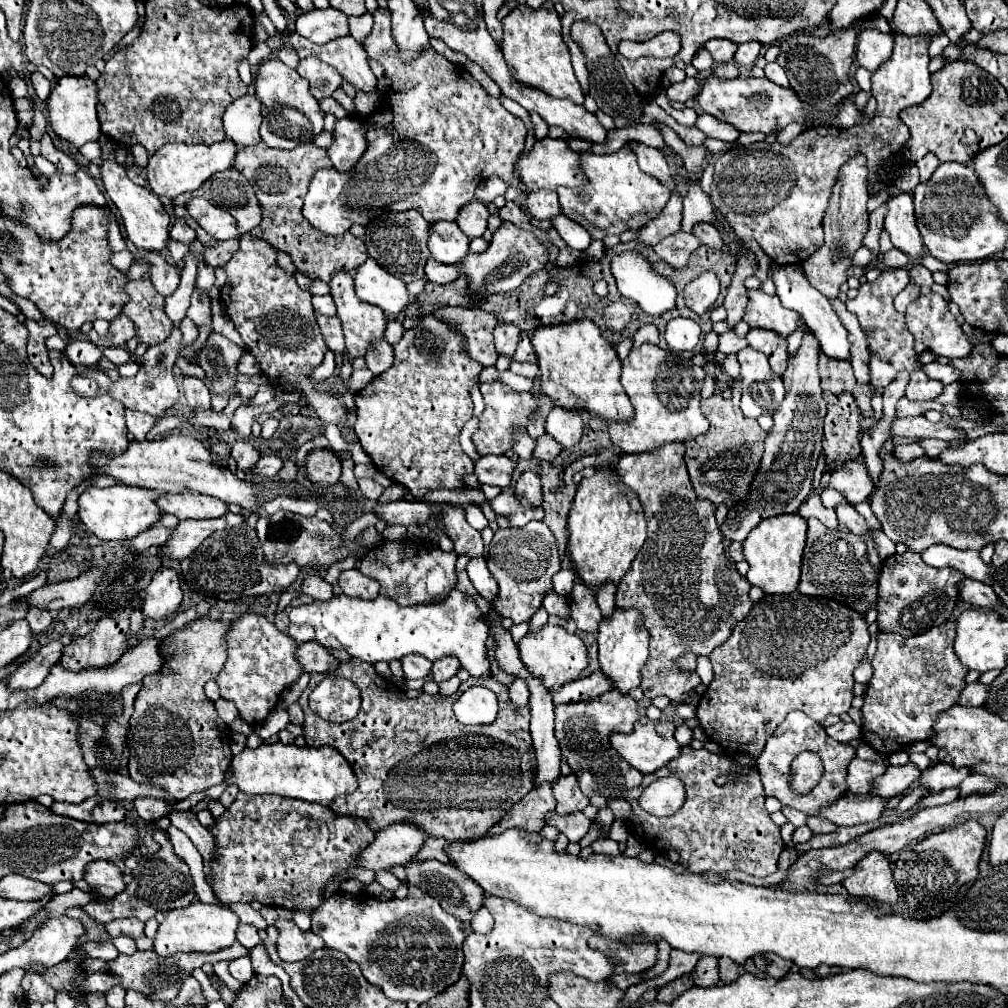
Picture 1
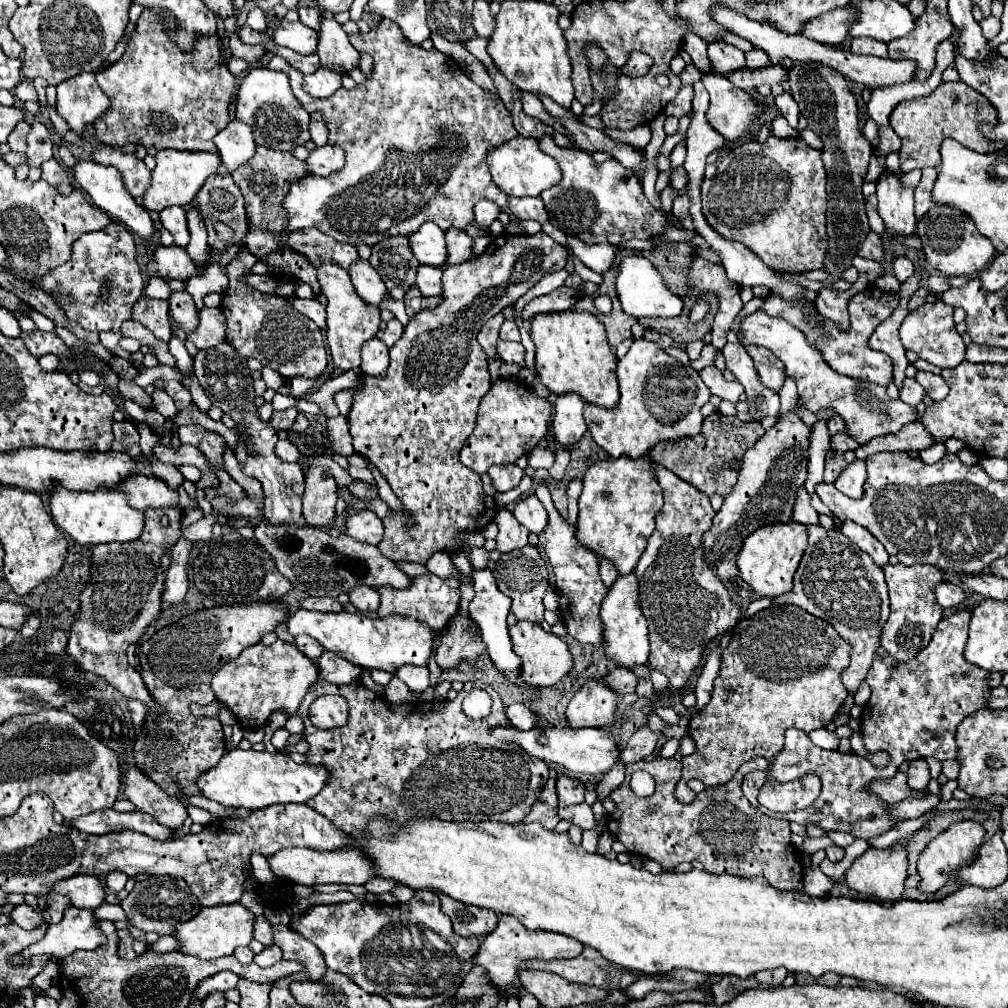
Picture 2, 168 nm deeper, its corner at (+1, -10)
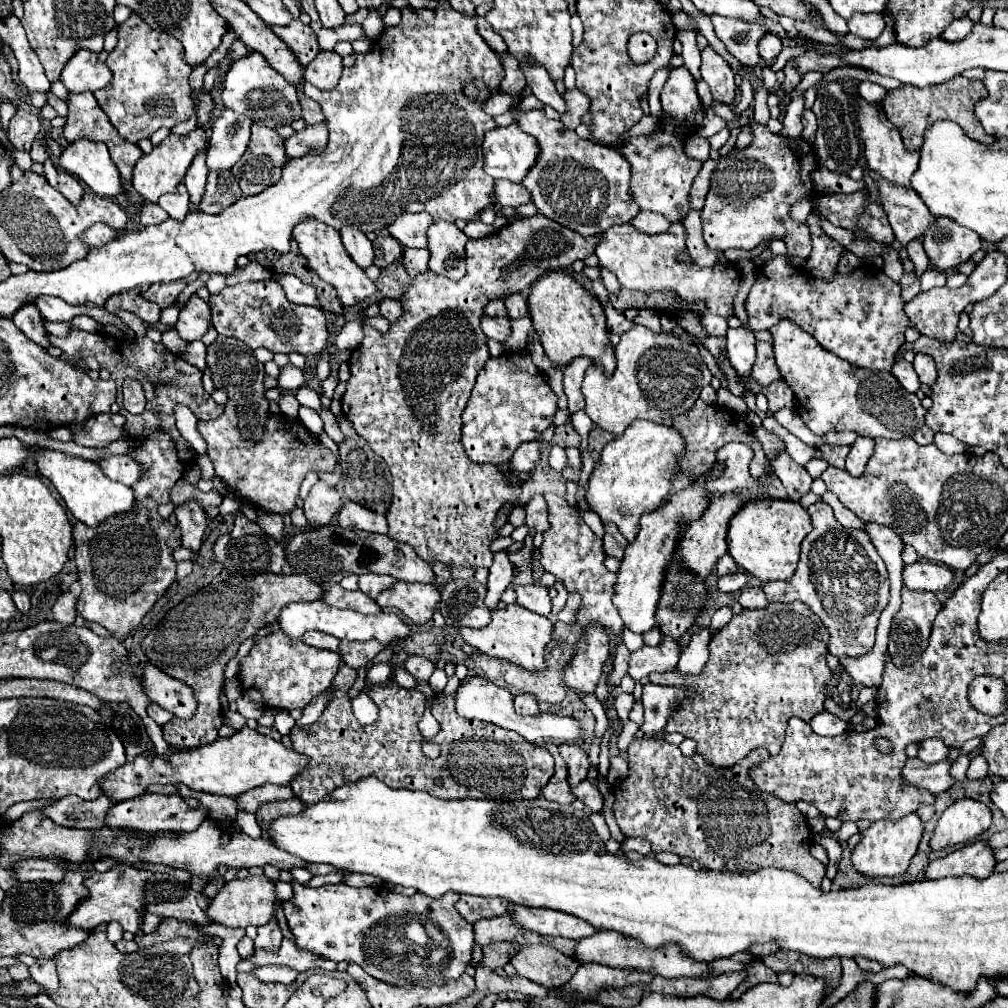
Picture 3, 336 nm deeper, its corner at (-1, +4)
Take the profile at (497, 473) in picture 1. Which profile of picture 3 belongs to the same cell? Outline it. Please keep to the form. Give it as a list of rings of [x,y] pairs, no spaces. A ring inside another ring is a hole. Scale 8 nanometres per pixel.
[[[529,441],[519,445],[519,449],[513,453],[509,465],[513,471],[533,471],[533,467],[539,463],[539,441]]]

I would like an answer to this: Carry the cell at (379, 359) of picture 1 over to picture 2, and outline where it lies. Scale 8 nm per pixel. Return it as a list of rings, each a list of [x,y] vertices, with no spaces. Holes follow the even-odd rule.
[[[373,337],[363,343],[361,347],[361,371],[381,377],[389,367],[389,347],[379,339]]]

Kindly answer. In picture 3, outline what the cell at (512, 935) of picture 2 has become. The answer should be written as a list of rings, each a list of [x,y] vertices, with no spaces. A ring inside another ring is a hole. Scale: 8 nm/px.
[[[515,907],[511,911],[511,919],[513,925],[519,925],[525,931],[535,931],[553,937],[559,935],[565,939],[583,939],[583,937],[591,937],[597,931],[579,917],[571,917],[567,913],[555,913],[551,909]]]

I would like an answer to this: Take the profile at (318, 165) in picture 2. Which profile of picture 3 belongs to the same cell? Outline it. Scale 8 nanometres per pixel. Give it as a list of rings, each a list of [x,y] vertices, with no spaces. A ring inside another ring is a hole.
[[[311,125],[303,131],[297,131],[295,137],[285,141],[287,157],[305,157],[309,153],[321,153],[327,147],[327,125]]]

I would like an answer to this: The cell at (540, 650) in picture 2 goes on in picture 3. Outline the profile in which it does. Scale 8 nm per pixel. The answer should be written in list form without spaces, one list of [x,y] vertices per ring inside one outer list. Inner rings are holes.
[[[513,603],[507,609],[497,609],[491,615],[491,623],[483,629],[469,629],[469,627],[461,627],[459,633],[461,637],[473,645],[475,649],[483,651],[489,657],[497,657],[497,659],[505,659],[511,661],[527,671],[541,671],[545,665],[545,647],[547,641],[551,641],[551,619],[535,615],[527,609],[523,609],[521,605]]]

